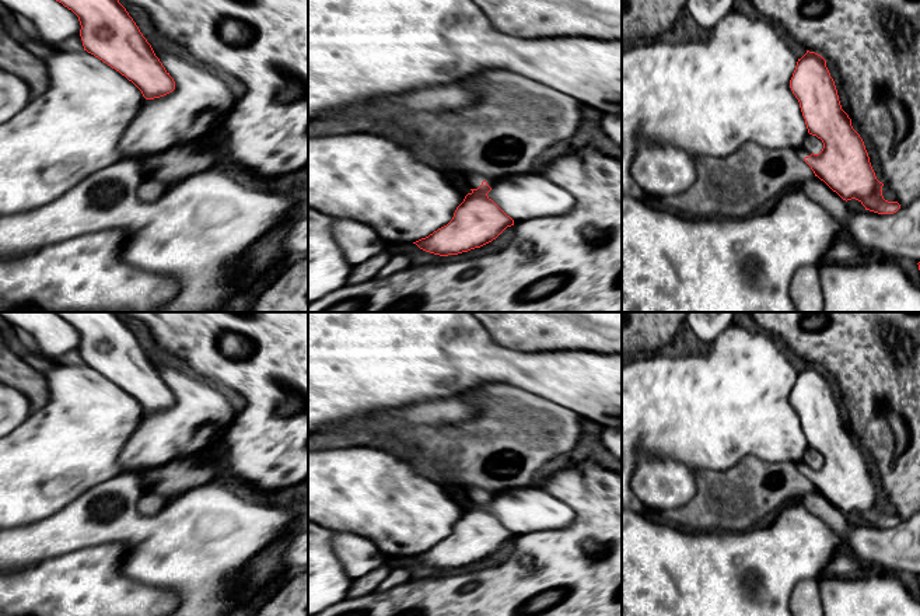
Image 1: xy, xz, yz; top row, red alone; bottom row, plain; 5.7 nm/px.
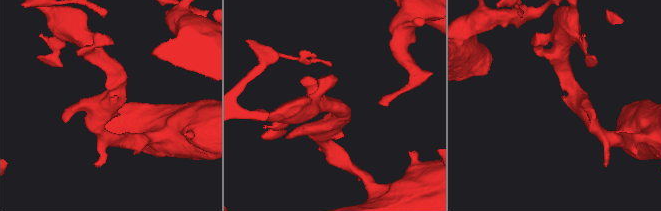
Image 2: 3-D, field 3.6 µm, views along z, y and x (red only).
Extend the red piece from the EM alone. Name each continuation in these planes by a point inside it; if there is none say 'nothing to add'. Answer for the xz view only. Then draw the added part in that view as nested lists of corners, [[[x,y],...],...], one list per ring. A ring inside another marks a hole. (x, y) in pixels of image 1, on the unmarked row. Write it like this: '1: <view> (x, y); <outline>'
1: xz (475, 494); [[[480,489],[468,490],[468,491],[466,491],[466,500],[468,500],[469,503],[478,503],[478,501],[482,498],[483,494],[486,494],[487,498],[489,498],[490,501],[493,501],[494,494],[487,493],[487,491],[485,491],[485,490],[480,490]]]

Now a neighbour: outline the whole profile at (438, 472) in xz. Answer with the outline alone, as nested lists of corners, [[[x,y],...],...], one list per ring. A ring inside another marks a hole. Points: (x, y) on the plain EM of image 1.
[[[396,452],[396,458],[407,462],[419,475],[433,480],[438,484],[456,484],[455,477],[451,475],[451,466],[434,459],[410,461],[403,454]]]

